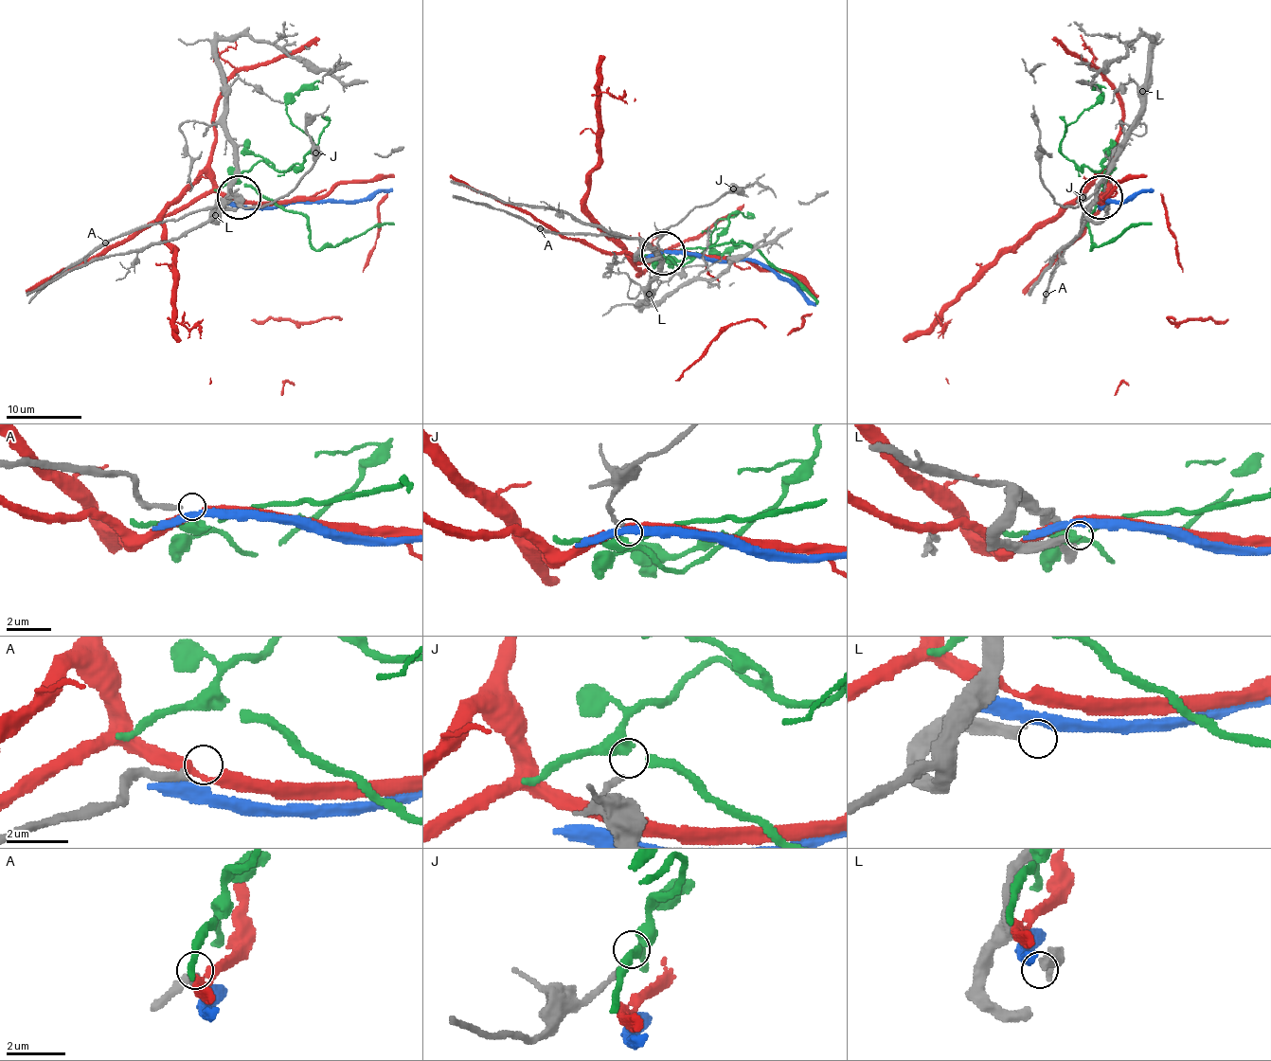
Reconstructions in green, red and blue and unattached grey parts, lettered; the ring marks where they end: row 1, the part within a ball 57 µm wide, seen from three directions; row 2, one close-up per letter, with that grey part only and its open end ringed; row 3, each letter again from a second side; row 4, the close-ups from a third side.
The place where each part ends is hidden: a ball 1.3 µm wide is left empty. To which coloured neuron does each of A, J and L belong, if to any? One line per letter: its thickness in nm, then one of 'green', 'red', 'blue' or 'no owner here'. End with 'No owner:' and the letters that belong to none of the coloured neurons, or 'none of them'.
A: calibre 220 nm; no owner here
J: calibre 200 nm; no owner here
L: calibre 340 nm; no owner here
No owner: A, J, L

